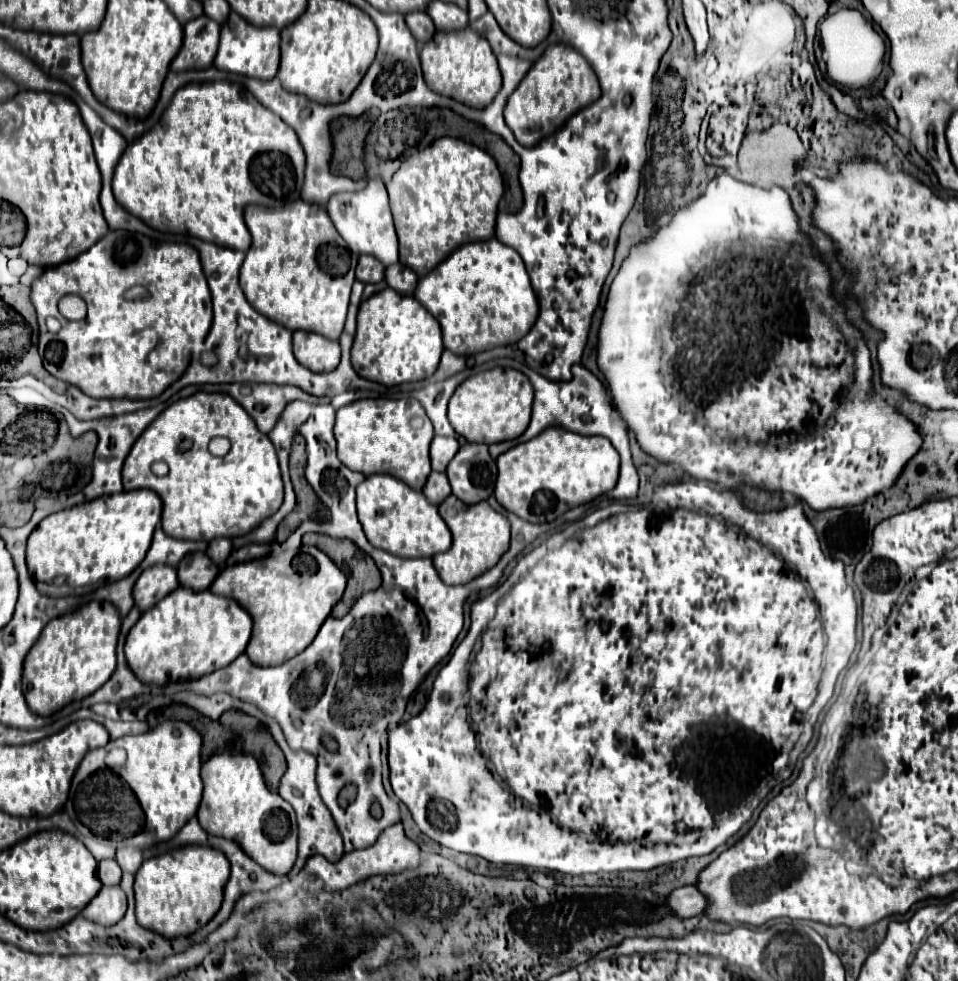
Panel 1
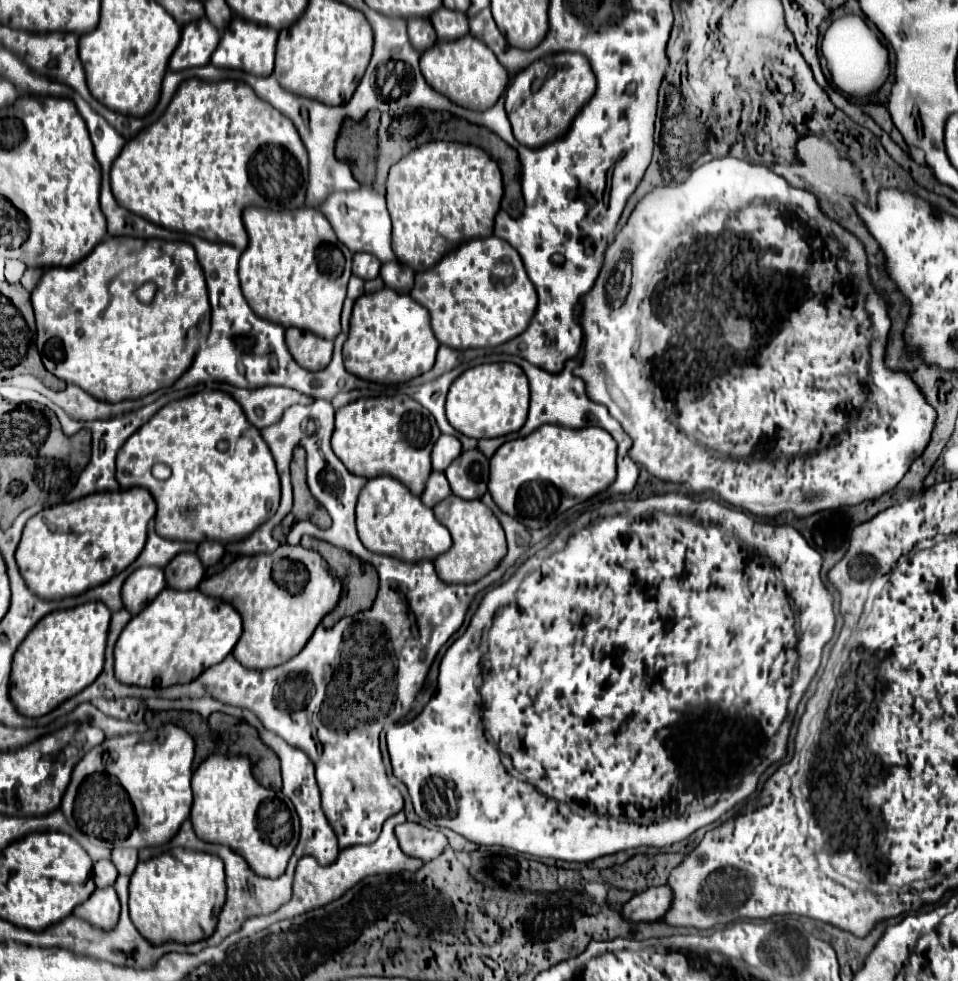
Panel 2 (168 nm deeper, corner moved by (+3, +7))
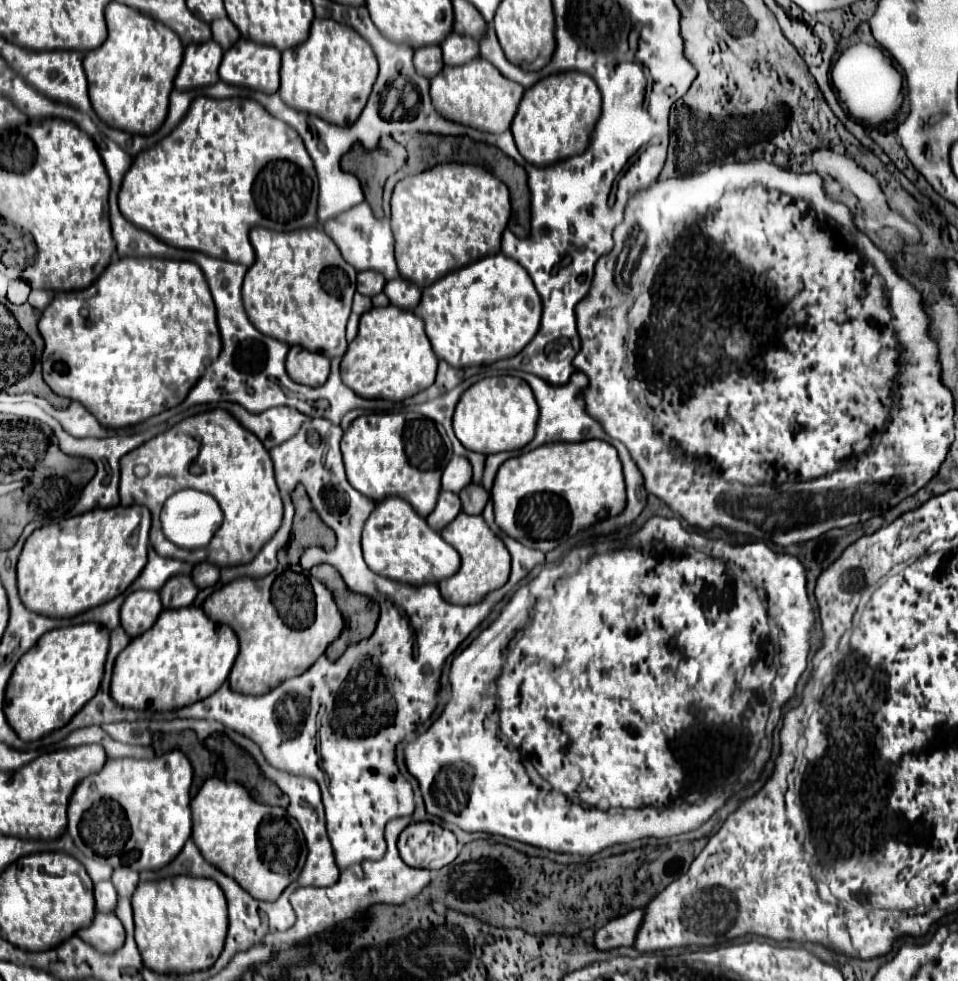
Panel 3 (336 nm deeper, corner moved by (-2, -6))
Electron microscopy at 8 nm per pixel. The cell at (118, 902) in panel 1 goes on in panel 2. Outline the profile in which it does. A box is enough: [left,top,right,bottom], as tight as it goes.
[74,886,120,930]

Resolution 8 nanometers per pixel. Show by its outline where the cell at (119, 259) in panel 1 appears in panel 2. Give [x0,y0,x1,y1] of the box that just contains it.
[32,236,210,402]

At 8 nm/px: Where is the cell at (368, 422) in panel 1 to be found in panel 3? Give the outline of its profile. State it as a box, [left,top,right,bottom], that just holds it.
[341,413,453,517]

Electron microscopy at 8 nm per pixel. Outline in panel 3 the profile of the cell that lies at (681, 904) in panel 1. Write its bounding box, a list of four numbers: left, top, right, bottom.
[593,909,643,951]

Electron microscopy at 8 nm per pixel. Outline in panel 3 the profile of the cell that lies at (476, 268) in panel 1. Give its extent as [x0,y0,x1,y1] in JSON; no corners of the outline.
[413,253,541,369]

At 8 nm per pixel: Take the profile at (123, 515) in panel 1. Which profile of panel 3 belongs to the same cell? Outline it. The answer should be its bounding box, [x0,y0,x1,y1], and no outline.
[17,505,151,619]

